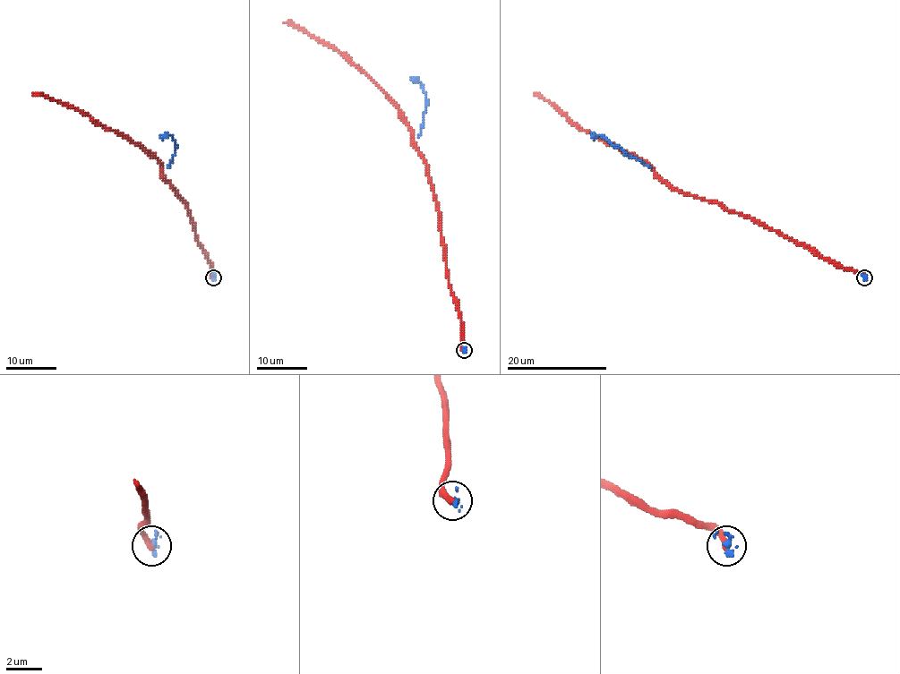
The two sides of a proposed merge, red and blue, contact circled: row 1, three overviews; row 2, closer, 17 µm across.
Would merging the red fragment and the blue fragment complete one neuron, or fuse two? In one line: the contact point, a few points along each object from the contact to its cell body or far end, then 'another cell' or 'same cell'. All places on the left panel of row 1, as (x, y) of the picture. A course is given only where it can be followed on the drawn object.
at (213, 277); red runs (213, 278), (207, 254), (197, 243), (187, 206), (166, 179), (160, 163), (88, 115), (33, 93); blue runs (213, 278), (214, 275), (168, 168), (175, 153), (175, 140), (169, 134), (159, 138); another cell

